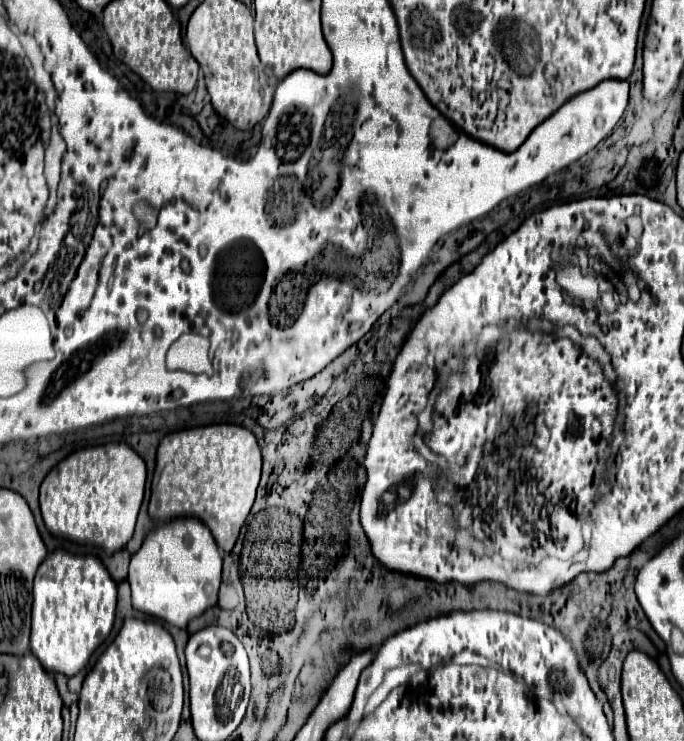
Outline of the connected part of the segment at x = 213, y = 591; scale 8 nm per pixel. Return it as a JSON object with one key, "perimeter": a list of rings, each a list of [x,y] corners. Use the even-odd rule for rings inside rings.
{"perimeter":[[[173,518],[171,522],[151,530],[143,546],[131,556],[129,584],[133,594],[133,608],[161,618],[177,628],[187,628],[191,618],[201,616],[207,608],[217,604],[221,584],[223,558],[219,546],[201,520]]]}

